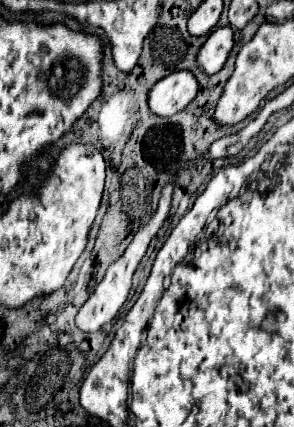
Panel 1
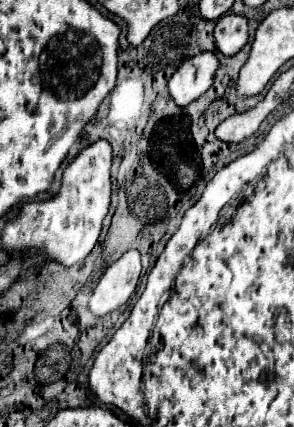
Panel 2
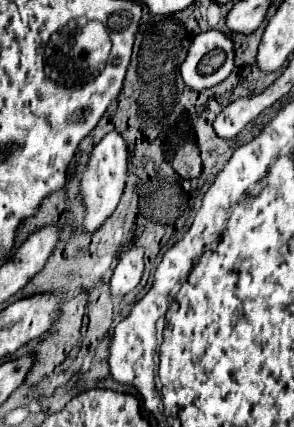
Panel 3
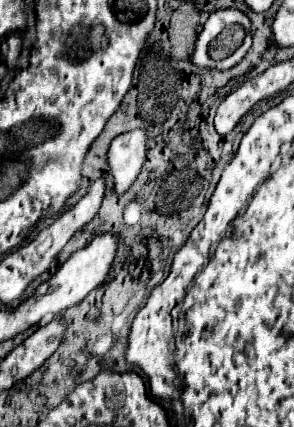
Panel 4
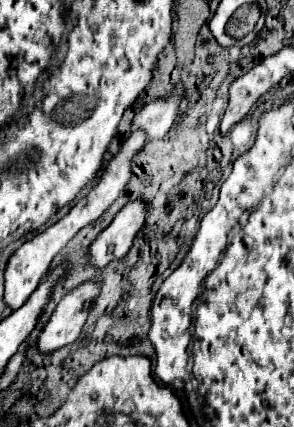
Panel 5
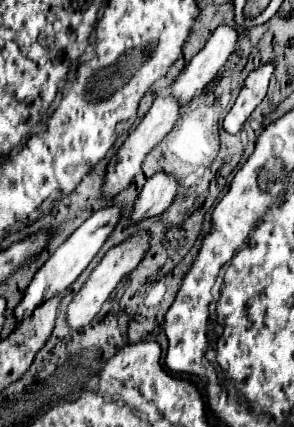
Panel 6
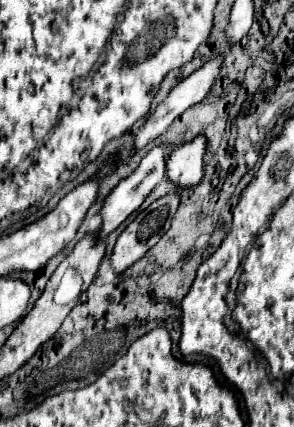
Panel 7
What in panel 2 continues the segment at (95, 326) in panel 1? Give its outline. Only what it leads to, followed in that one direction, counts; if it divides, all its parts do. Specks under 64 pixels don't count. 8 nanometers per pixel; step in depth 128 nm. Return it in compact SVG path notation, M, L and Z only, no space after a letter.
M130 250L120 260L112 262L100 278L98 286L94 288L94 294L88 304L90 312L96 316L104 316L126 304L136 290L140 270L142 264L138 250Z

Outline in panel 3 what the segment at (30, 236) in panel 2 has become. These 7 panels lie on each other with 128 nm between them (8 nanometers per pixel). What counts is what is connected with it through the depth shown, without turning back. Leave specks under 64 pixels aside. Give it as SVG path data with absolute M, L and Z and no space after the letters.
M110 132L102 138L100 144L94 146L88 168L86 168L82 182L80 182L80 186L82 186L80 194L82 194L84 204L86 204L84 228L88 232L94 232L116 210L120 196L124 192L124 186L126 186L126 176L128 176L128 146L118 132Z

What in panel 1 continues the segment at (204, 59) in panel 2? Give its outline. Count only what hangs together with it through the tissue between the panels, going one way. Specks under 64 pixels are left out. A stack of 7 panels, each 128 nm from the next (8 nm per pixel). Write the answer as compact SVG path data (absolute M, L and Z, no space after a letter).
M180 70L168 74L166 78L154 84L154 88L148 94L148 104L154 114L166 118L184 110L196 98L198 92L200 92L200 84L194 72Z

